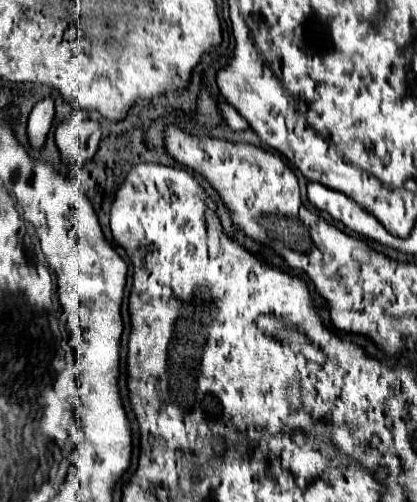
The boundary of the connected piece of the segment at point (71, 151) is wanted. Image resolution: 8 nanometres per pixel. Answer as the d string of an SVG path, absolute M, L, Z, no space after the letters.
M95 121L61 123L55 131L55 143L61 161L69 165L83 165L93 159L101 141L101 129Z

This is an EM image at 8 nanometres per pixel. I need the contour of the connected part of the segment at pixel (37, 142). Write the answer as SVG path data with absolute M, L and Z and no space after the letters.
M45 97L43 101L39 101L31 115L29 115L29 123L27 123L27 137L29 137L29 143L33 149L41 149L45 139L47 139L47 133L51 129L51 123L53 123L53 99L51 97Z

